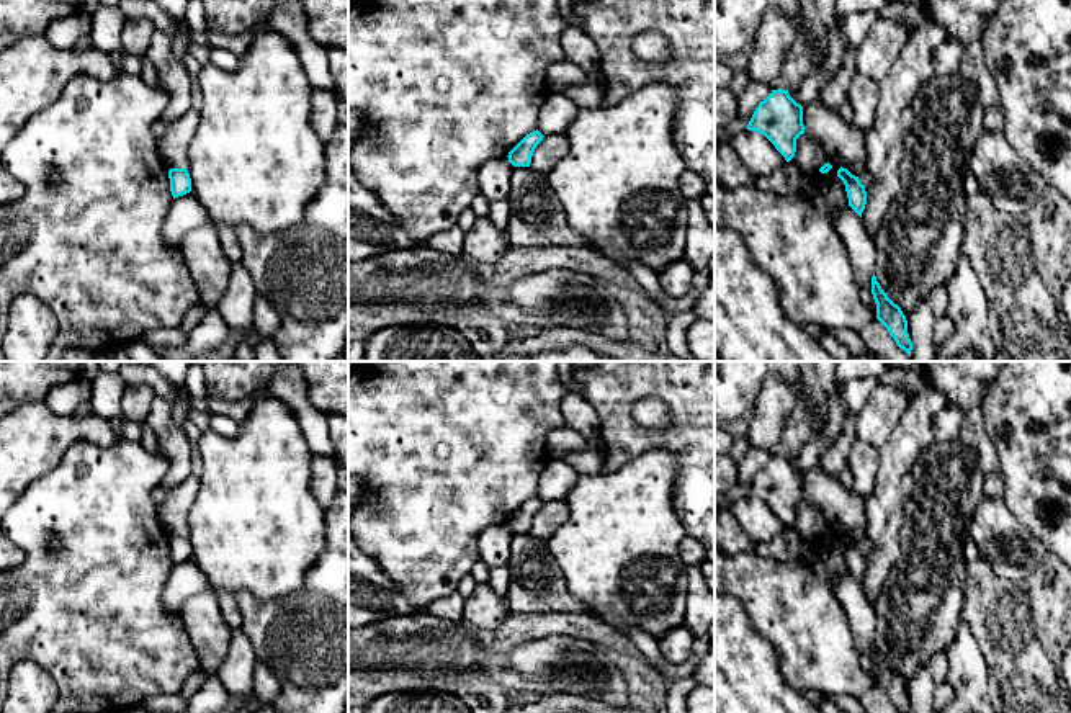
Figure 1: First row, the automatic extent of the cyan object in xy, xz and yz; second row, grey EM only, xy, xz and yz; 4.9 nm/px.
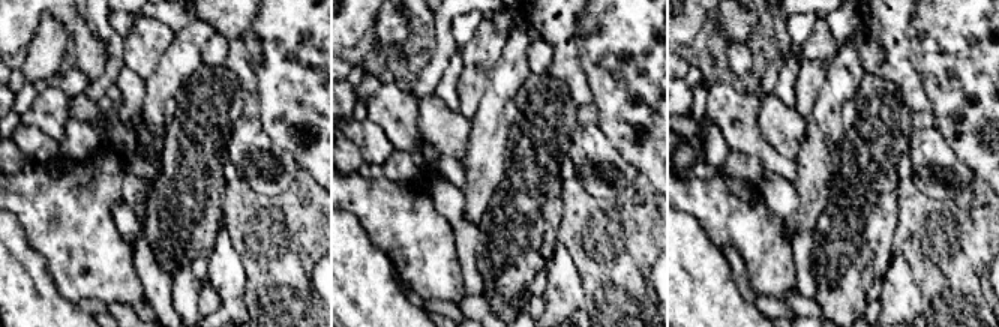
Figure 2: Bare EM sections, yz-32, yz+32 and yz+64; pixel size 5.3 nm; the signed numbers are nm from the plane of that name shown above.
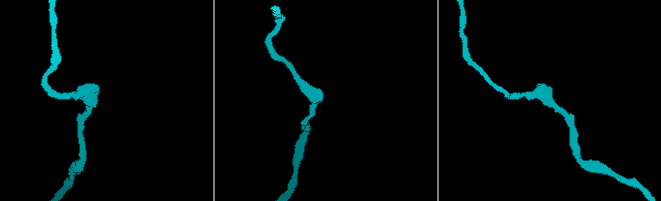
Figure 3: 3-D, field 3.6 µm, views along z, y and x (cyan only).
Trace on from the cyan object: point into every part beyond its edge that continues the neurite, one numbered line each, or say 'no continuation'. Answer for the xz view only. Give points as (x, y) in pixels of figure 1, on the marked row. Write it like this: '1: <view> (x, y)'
no continuation

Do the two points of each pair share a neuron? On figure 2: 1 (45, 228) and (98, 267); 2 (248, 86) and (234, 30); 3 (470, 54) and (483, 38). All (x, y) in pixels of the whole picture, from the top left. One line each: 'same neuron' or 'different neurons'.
1: same neuron
2: same neuron
3: same neuron

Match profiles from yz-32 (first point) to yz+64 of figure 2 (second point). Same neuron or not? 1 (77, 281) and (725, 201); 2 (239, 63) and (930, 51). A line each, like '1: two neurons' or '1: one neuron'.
1: one neuron
2: two neurons

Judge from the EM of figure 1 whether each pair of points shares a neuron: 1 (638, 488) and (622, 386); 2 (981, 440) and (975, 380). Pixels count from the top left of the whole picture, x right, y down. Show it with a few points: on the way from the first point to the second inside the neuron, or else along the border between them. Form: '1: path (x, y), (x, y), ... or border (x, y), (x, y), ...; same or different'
1: border (671, 450), (649, 447), (615, 470), (602, 473); different
2: path (973, 426), (973, 394); same

